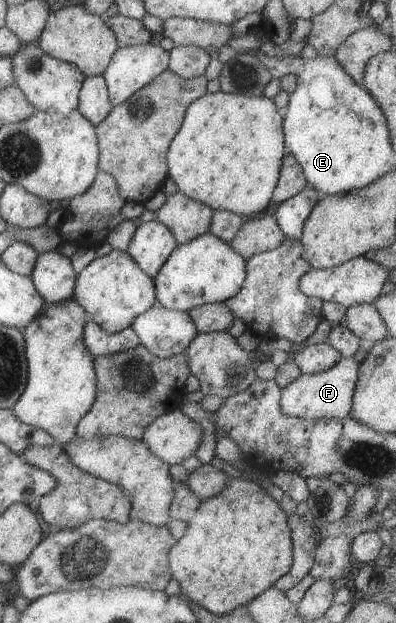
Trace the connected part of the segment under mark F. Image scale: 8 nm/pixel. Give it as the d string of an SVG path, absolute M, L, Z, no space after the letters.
M341 356L332 368L320 373L302 373L282 388L280 411L286 416L310 421L347 418L351 412L351 399L357 378L358 363L355 363L353 358Z

